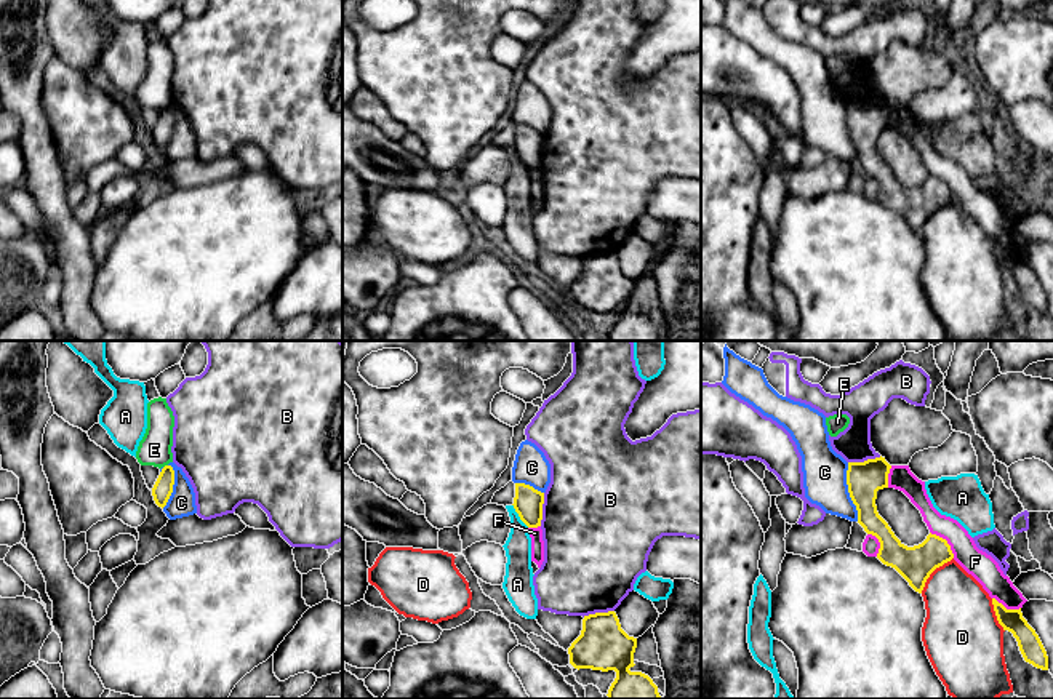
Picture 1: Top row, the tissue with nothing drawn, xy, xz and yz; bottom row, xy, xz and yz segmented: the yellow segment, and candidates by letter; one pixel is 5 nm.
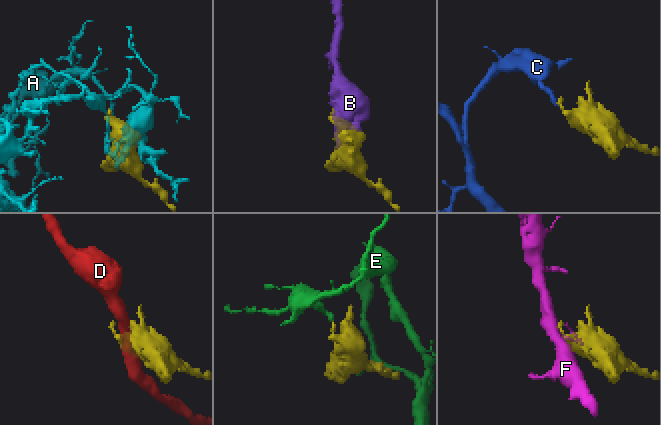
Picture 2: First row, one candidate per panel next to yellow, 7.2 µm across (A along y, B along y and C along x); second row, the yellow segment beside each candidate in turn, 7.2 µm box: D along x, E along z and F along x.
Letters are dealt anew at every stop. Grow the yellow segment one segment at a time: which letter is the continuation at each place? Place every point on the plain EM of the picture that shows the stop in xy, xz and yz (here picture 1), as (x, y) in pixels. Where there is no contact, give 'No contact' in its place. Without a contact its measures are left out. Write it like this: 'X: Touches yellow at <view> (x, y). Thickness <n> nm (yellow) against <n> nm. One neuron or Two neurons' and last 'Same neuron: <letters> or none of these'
A: Touches yellow at xz (519, 157). Thickness 140 nm (yellow) against 130 nm. Two neurons
B: Touches yellow at xz (541, 151). Thickness 140 nm (yellow) against 500 nm. Two neurons
C: Touches yellow at yz (848, 133). Thickness 180 nm (yellow) against 220 nm. Two neurons
D: Touches yellow at yz (932, 213). Thickness 180 nm (yellow) against 340 nm. Two neurons
E: Touches yellow at xy (165, 107). Thickness 100 nm (yellow) against 160 nm. Two neurons
F: Touches yellow at yz (946, 183). Thickness 180 nm (yellow) against 140 nm. Two neurons
Same neuron: none of these

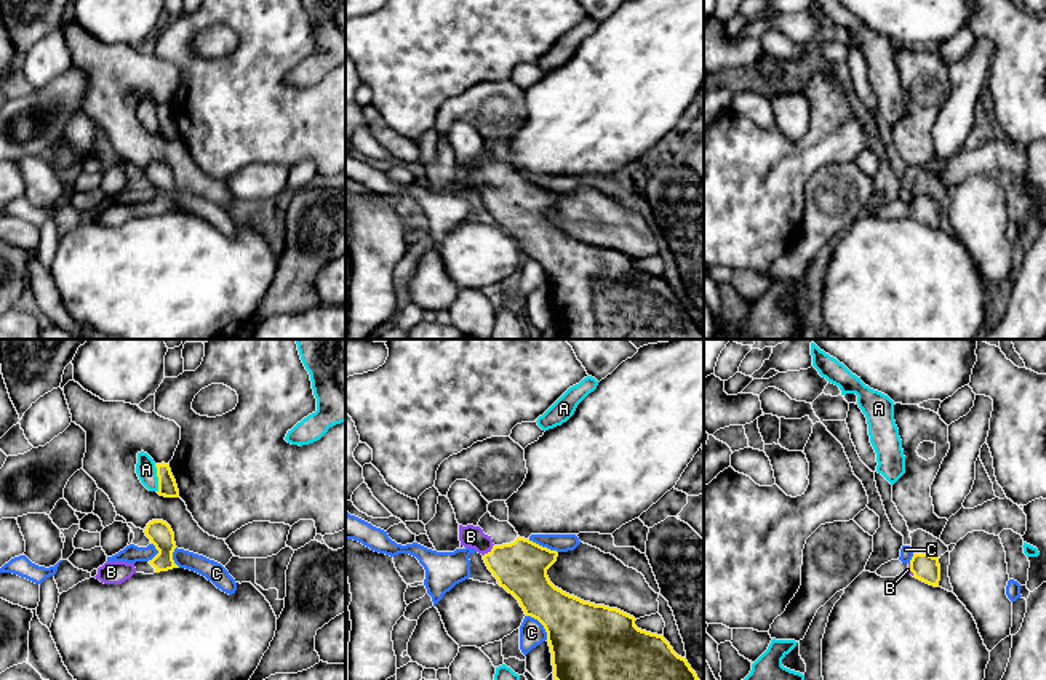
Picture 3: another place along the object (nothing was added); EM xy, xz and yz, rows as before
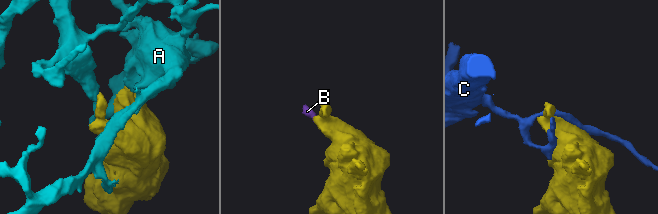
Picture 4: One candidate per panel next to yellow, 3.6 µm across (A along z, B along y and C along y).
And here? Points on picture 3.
A: Touches yellow at xy (159, 120). Thickness 100 nm (yellow) against 100 nm. Two neurons
B: Touches yellow at xz (488, 194). Thickness 260 nm (yellow) against 110 nm. One neuron
C: Touches yellow at xz (541, 264). Thickness 380 nm (yellow) against 130 nm. Two neurons
Same neuron: B

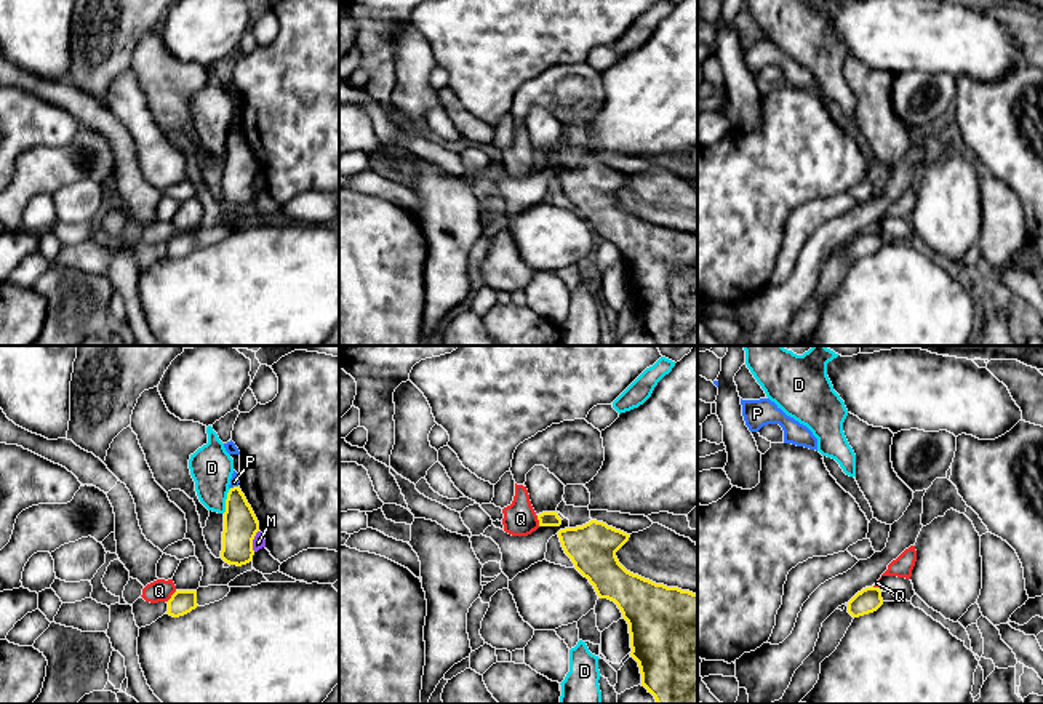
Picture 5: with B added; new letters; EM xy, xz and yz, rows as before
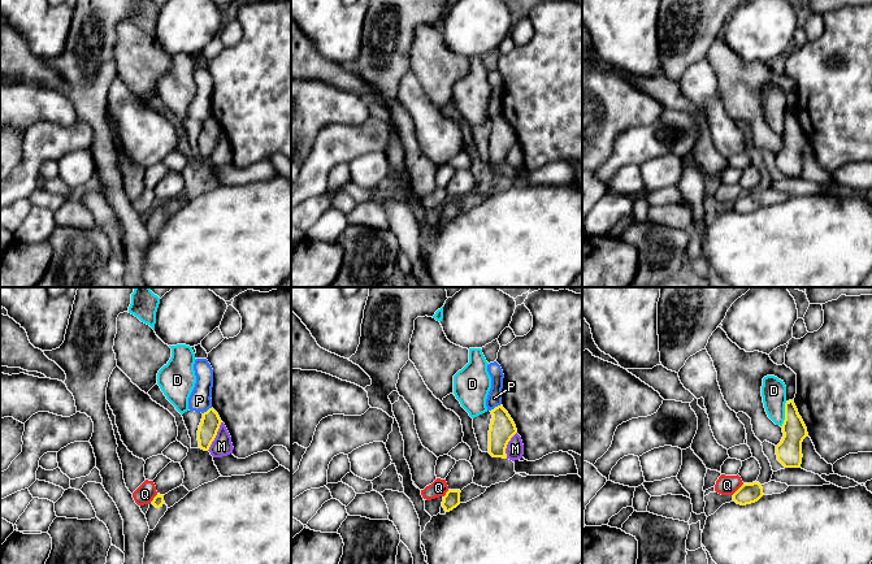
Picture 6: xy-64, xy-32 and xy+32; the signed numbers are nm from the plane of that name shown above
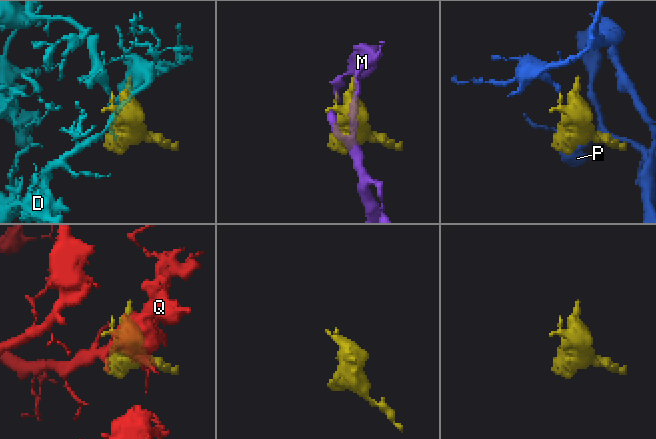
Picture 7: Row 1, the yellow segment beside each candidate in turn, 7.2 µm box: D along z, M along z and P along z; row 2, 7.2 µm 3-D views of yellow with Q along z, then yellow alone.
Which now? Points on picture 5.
D: Touches yellow at xy (226, 143). Thickness 180 nm (yellow) against 220 nm. Two neurons
M: Touches yellow at xy (251, 183). Thickness 180 nm (yellow) against 60 nm. Two neurons
P: Touches yellow at xy (234, 128). Thickness 180 nm (yellow) against 50 nm. Two neurons
Q: Touches yellow at xy (171, 239). Thickness 120 nm (yellow) against 110 nm. Two neurons
Same neuron: none of these

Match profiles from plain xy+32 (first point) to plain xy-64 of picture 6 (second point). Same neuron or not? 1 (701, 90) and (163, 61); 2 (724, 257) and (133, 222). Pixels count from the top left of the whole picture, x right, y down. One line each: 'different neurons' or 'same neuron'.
1: different neurons
2: different neurons

